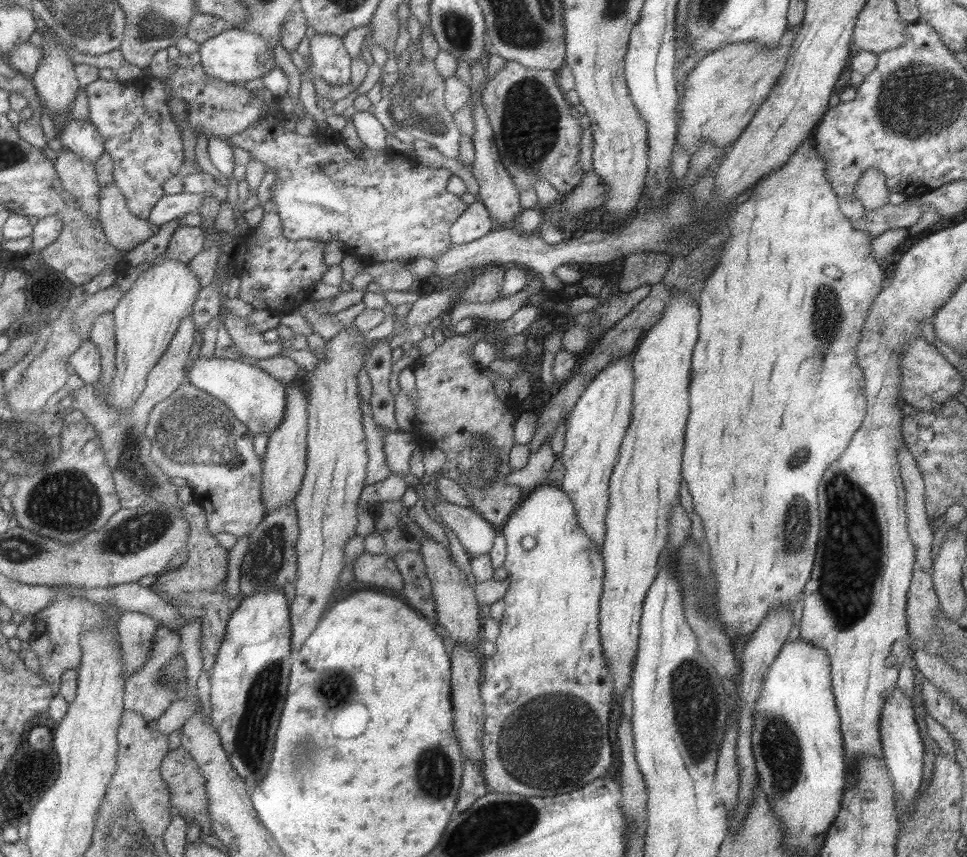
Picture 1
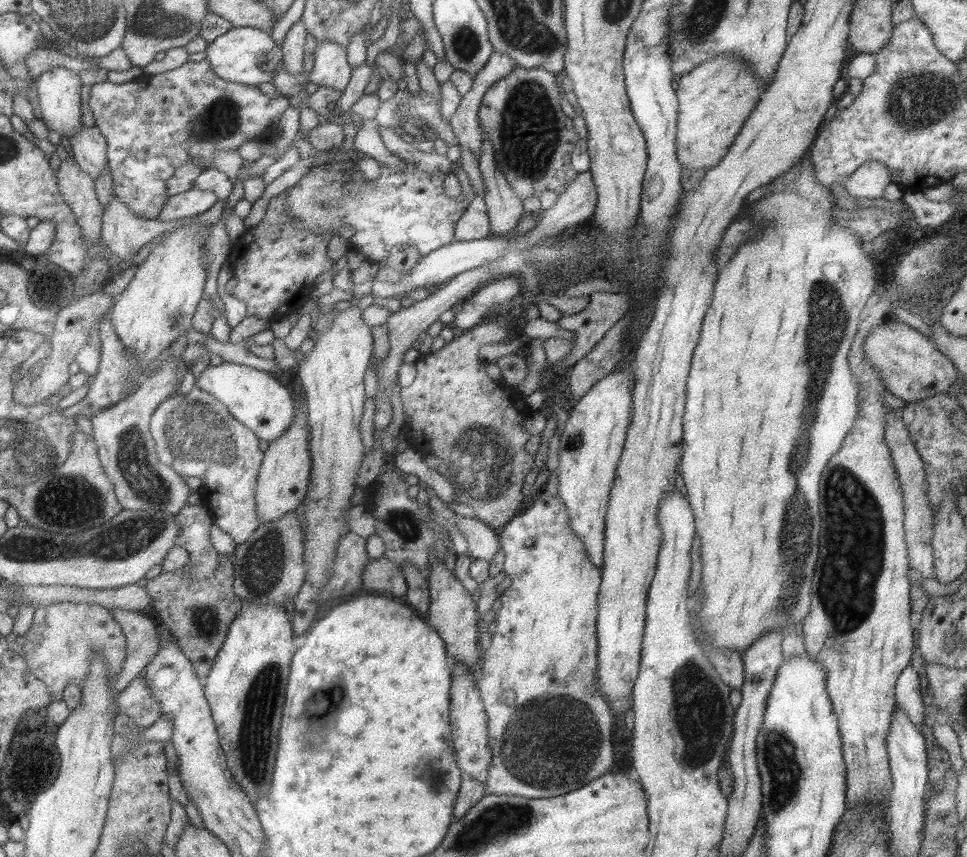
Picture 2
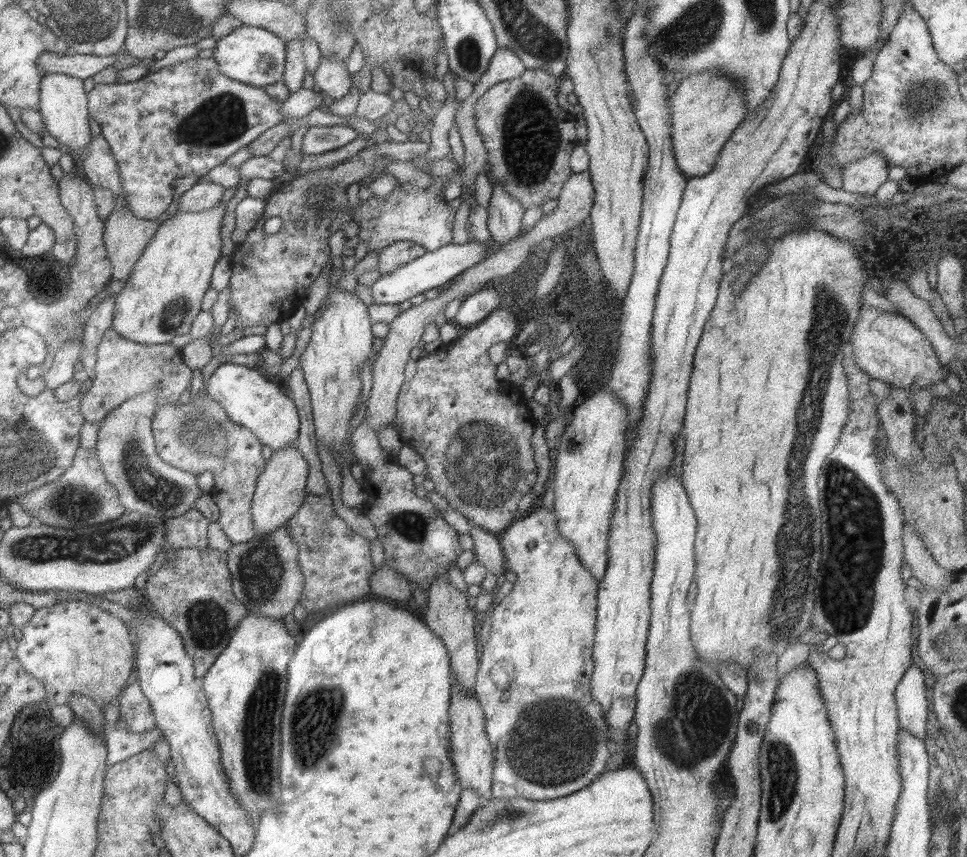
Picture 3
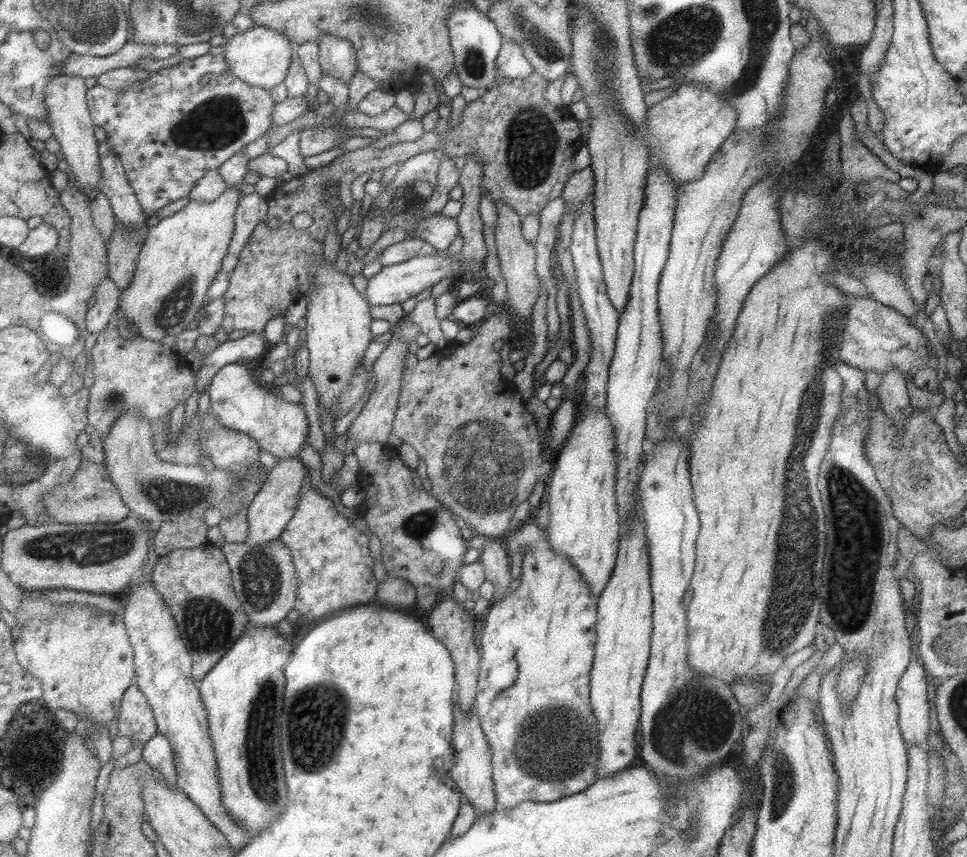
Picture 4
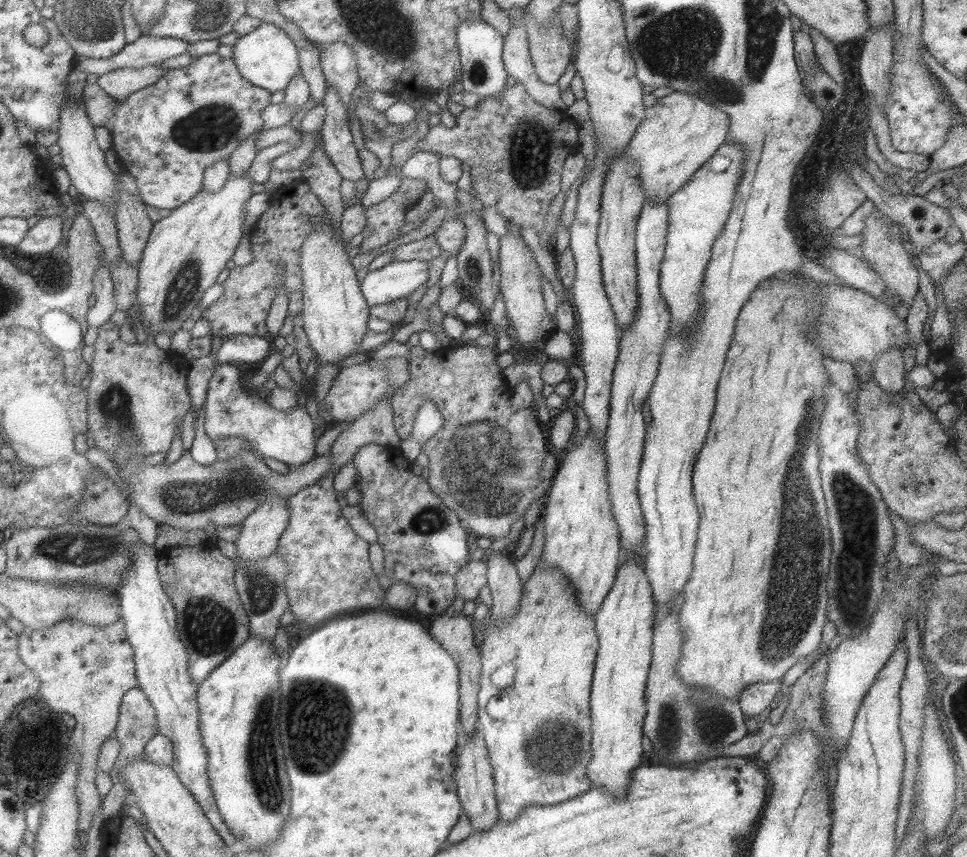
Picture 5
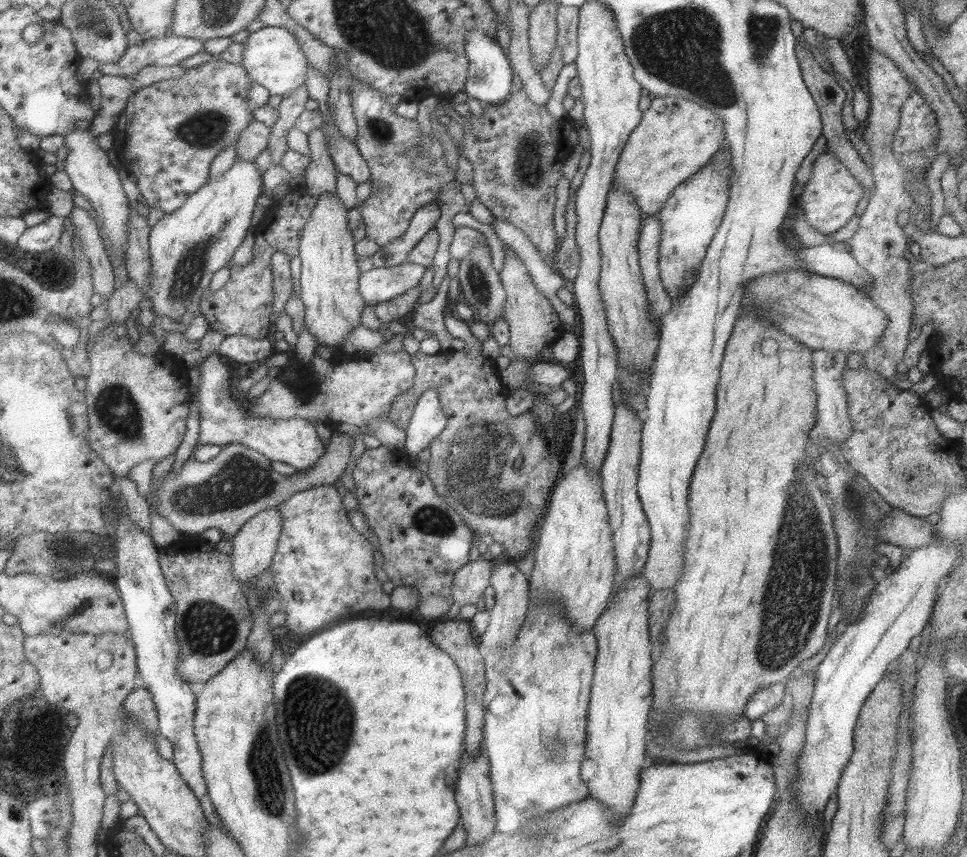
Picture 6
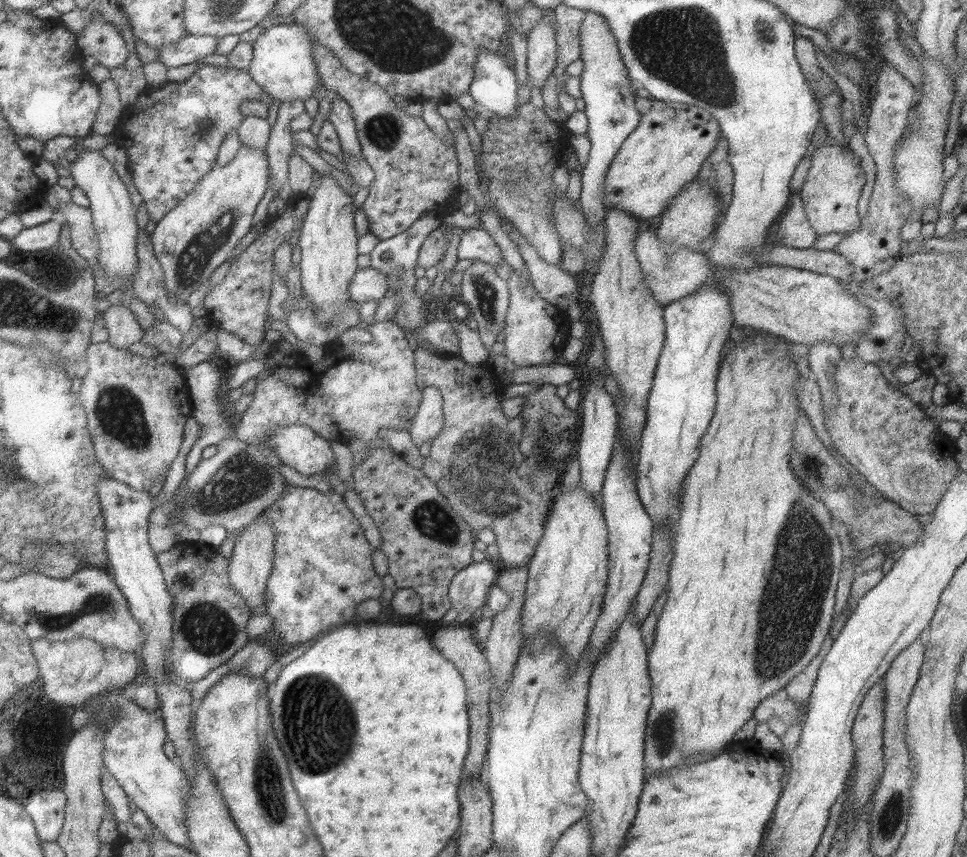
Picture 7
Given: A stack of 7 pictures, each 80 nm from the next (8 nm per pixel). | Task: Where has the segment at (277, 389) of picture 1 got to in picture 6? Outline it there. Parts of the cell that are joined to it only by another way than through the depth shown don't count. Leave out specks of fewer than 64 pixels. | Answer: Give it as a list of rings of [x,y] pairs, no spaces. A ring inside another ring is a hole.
[[[216,352],[207,354],[199,364],[199,384],[196,395],[199,397],[199,433],[198,442],[208,445],[239,443],[262,454],[270,461],[277,460],[289,464],[300,471],[314,465],[324,453],[325,446],[319,441],[313,424],[307,420],[271,420],[271,418],[253,418],[252,412],[243,402],[231,394],[229,368],[225,366]]]

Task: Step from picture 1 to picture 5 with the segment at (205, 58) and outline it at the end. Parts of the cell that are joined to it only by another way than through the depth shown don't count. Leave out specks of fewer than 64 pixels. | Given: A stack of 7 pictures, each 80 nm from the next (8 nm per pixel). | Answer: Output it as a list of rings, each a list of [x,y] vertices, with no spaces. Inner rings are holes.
[[[260,22],[257,28],[240,36],[232,44],[231,59],[237,72],[243,80],[251,82],[251,85],[263,88],[270,94],[276,91],[284,91],[287,81],[299,69],[297,47],[290,36],[277,28],[273,23]]]

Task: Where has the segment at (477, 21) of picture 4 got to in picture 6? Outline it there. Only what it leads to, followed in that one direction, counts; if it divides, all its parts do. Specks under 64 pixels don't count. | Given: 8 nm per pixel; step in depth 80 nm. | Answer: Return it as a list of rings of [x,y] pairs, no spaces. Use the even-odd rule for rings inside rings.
[[[467,31],[464,40],[464,55],[467,57],[467,72],[465,88],[467,97],[479,100],[482,105],[496,105],[502,103],[509,93],[511,86],[512,70],[510,69],[506,54],[495,37],[481,31]]]

